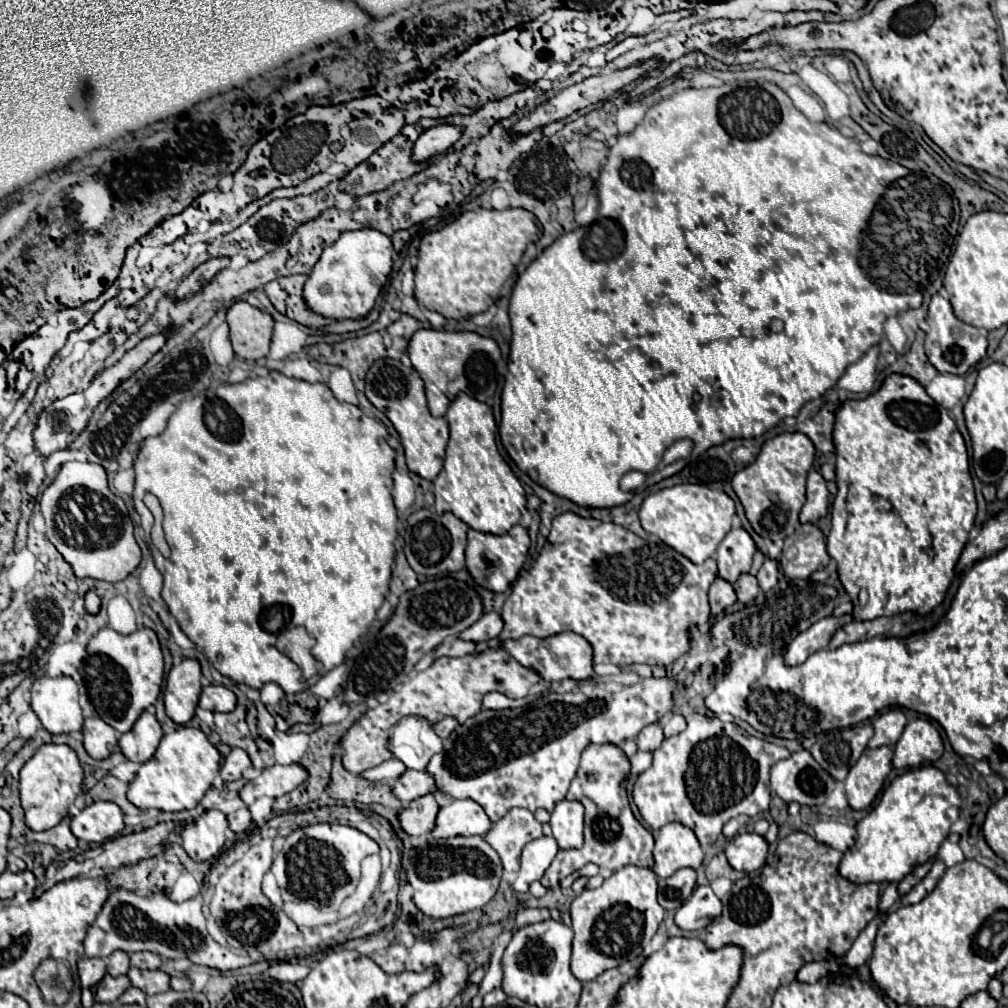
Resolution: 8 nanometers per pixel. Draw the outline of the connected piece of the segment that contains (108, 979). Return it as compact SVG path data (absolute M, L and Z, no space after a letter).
M105 976L97 988L95 988L95 996L93 1000L95 1002L117 1002L117 998L129 988L129 978L127 976Z

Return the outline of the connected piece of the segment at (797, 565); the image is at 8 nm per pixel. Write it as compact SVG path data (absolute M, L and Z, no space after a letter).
M801 524L795 534L791 534L789 538L785 538L783 544L783 554L781 554L781 568L789 578L809 578L813 572L823 570L829 562L831 556L827 554L827 538L821 532L819 526L815 524Z

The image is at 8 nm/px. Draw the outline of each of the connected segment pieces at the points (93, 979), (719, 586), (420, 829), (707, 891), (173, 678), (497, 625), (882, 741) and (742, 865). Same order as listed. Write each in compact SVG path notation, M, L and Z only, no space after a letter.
M83 956L77 962L77 968L79 968L81 986L85 986L85 988L95 986L105 976L105 960L101 960L101 958L87 958L87 956Z
M721 576L715 578L715 582L711 584L711 590L709 590L709 604L711 604L711 612L713 614L719 614L723 608L731 606L737 602L737 594L733 590L733 584L723 580Z
M425 794L425 796L409 802L409 806L403 808L397 814L397 818L399 818L401 828L409 836L423 836L423 834L429 834L429 830L433 830L437 810L439 810L439 804L435 802L435 796Z
M697 886L689 900L675 914L675 924L681 930L701 930L721 914L721 900L713 894L711 886Z
M183 658L171 668L163 694L167 716L177 724L187 724L197 708L201 694L201 666L195 658Z
M489 612L489 614L483 614L473 626L469 626L467 630L463 630L459 634L459 638L477 644L477 642L485 642L485 640L495 638L501 630L503 630L501 616L497 612Z
M887 710L883 714L879 714L873 720L873 738L869 742L871 748L879 748L879 746L889 746L893 748L897 744L897 740L903 734L903 728L907 724L907 718L901 710Z
M741 832L727 842L725 858L733 870L757 870L767 858L767 842L755 832Z

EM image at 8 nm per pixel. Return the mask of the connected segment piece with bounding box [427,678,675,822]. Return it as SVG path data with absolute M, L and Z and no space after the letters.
M643 678L639 680L635 686L625 686L623 690L619 692L607 692L603 686L595 686L595 690L591 694L585 694L585 692L565 692L565 694L555 694L555 692L547 692L543 694L539 700L523 706L523 708L511 708L511 710L481 710L479 714L475 714L473 718L467 718L463 724L459 724L451 734L449 738L443 740L443 750L439 754L435 754L429 764L427 764L427 772L433 776L435 780L435 788L439 794L447 794L451 798L469 798L469 800L475 800L483 810L485 814L489 816L491 822L497 822L501 816L505 816L505 812L513 806L519 806L519 808L527 808L531 812L535 812L537 808L545 808L549 812L553 812L553 806L563 800L567 796L567 790L571 786L571 780L577 776L579 772L579 762L581 762L581 752L585 750L587 744L595 742L595 744L623 744L625 740L633 740L645 726L649 724L655 724L659 722L663 716L671 714L671 706L673 706L673 698L671 698L671 692L673 692L673 686L675 682L671 678Z

